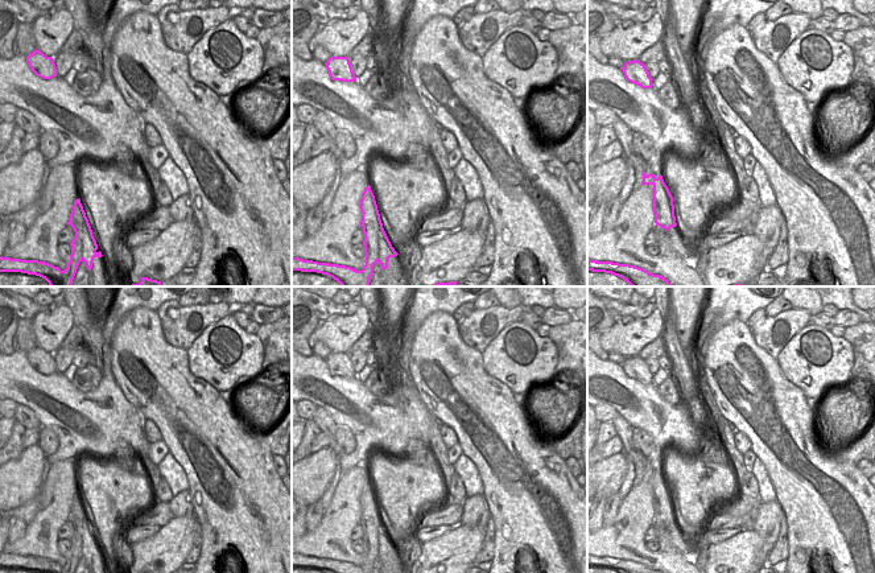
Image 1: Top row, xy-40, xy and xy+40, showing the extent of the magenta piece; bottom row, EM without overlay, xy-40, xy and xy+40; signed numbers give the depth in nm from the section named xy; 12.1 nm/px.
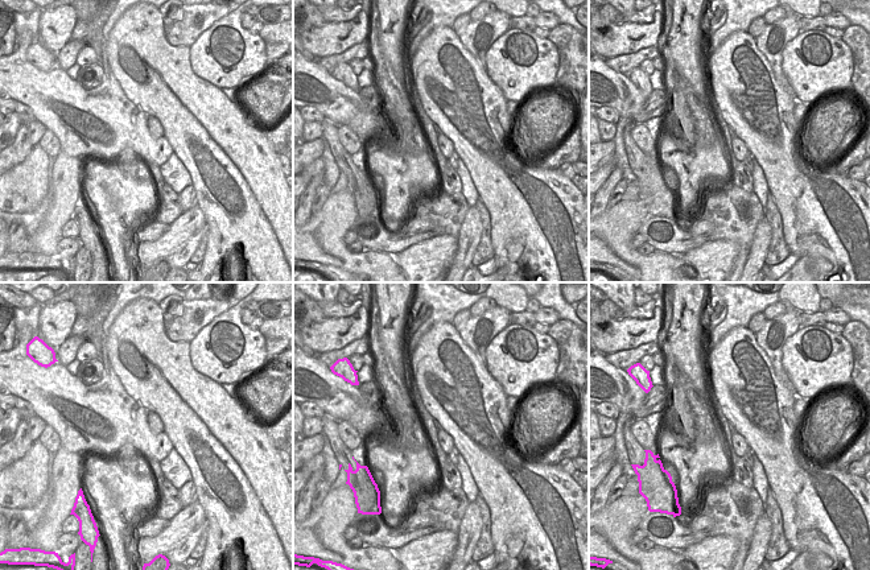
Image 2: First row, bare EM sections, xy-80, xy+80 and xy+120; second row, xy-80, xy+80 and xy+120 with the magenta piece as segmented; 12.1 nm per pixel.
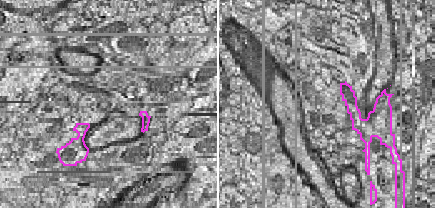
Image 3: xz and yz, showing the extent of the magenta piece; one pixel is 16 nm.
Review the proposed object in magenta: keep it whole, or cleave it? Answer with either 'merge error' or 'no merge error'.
merge error

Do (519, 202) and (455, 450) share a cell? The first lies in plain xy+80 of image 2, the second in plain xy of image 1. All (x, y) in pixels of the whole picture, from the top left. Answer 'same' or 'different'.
different

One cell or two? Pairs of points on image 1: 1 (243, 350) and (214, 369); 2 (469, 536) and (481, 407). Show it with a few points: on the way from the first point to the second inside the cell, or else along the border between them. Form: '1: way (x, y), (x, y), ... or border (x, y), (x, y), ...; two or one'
1: way (236, 355), (227, 355), (221, 362); one
2: border (486, 527), (482, 548), (477, 557); two

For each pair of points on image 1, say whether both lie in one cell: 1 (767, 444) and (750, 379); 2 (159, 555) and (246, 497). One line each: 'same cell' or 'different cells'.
1: same cell
2: different cells

